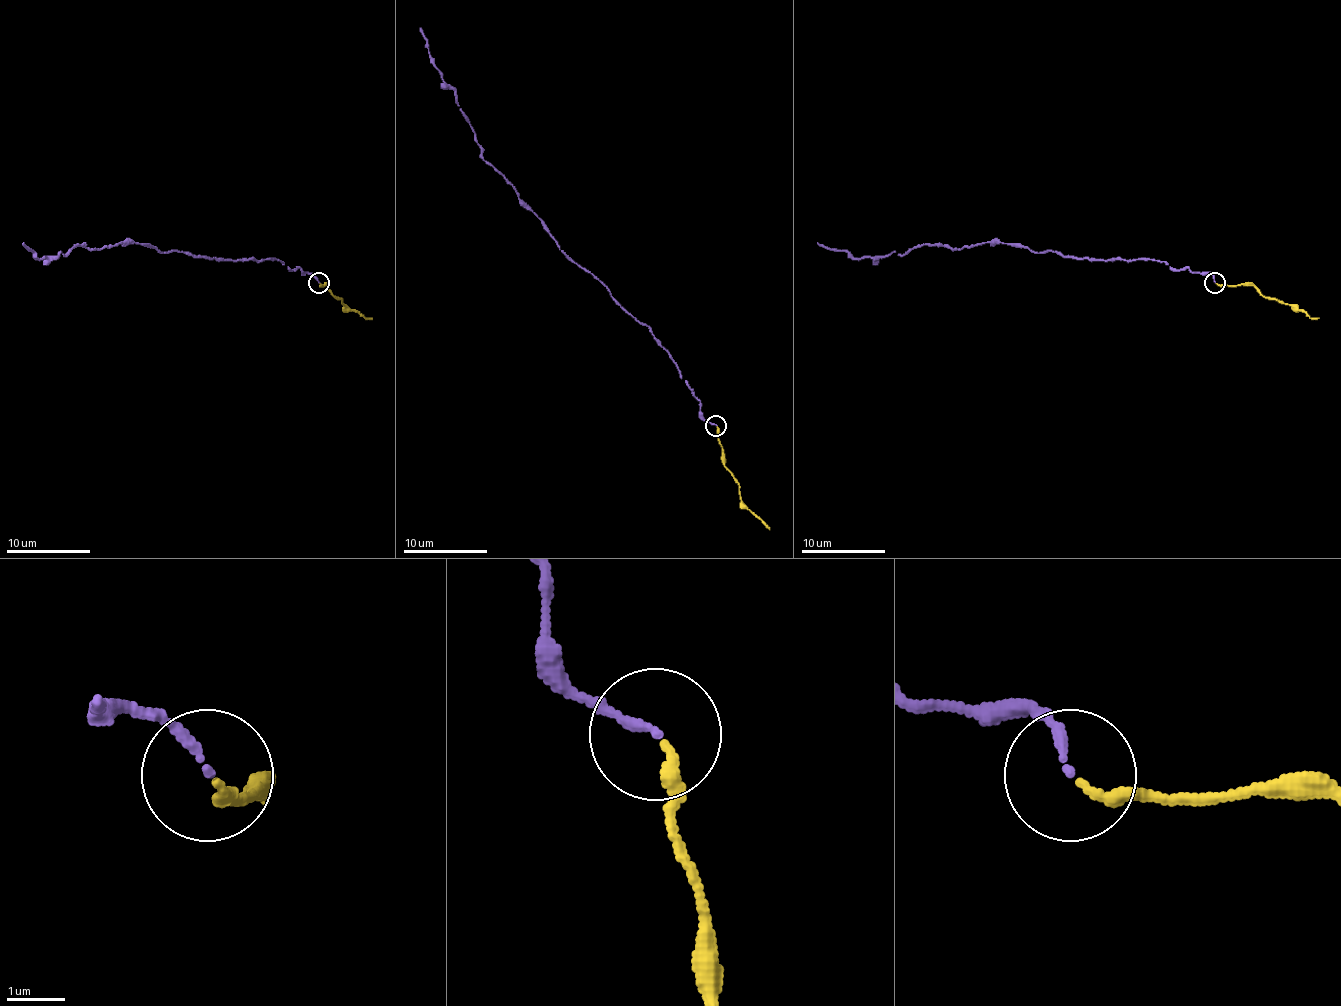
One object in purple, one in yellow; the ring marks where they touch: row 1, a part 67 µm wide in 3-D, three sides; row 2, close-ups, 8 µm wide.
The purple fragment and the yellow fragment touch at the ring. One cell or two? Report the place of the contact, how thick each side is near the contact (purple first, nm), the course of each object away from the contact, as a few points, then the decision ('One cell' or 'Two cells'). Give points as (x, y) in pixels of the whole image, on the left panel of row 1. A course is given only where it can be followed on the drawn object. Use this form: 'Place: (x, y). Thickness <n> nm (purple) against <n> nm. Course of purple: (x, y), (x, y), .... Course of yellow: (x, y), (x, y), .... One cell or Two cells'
Place: (318, 282). Thickness 150 nm (purple) against 200 nm. Course of purple: (319, 283), (279, 260), (193, 258), (138, 243), (77, 245), (65, 255), (38, 258), (23, 243). Course of yellow: (319, 283), (365, 318), (371, 318). One cell

